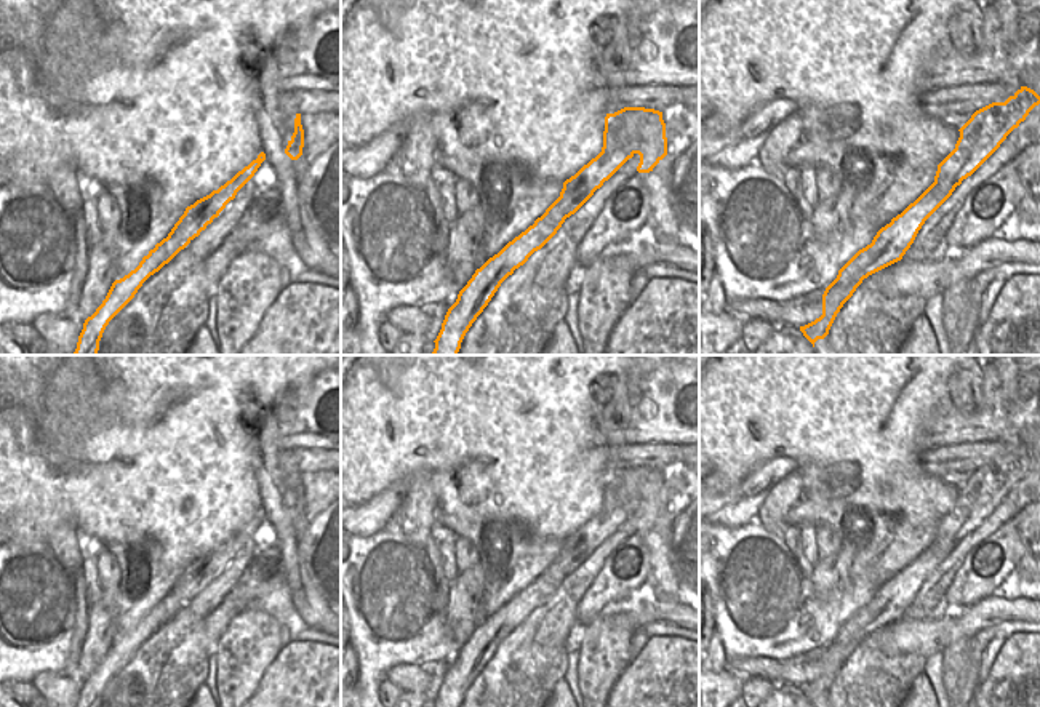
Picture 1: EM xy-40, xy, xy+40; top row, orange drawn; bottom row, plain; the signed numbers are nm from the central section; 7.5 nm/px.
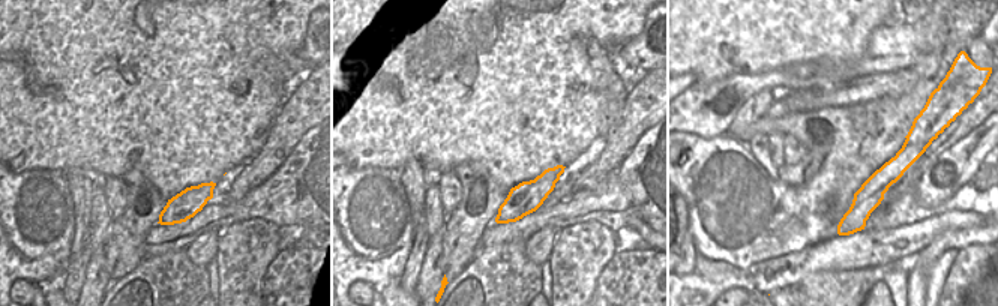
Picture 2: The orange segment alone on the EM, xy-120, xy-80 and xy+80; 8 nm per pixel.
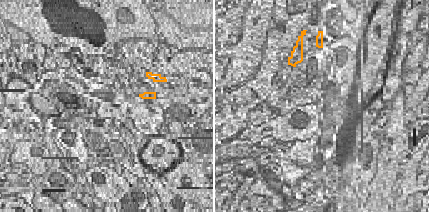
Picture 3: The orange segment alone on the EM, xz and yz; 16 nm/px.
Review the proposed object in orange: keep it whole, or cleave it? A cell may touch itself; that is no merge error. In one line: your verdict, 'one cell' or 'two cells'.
two cells

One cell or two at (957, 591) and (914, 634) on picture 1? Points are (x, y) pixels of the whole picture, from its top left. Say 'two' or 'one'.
two

